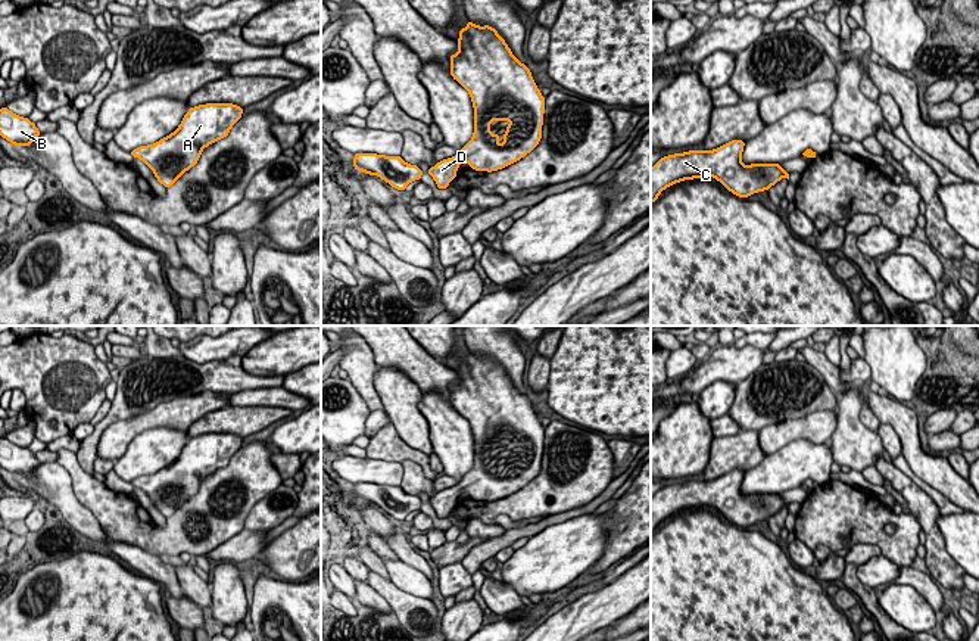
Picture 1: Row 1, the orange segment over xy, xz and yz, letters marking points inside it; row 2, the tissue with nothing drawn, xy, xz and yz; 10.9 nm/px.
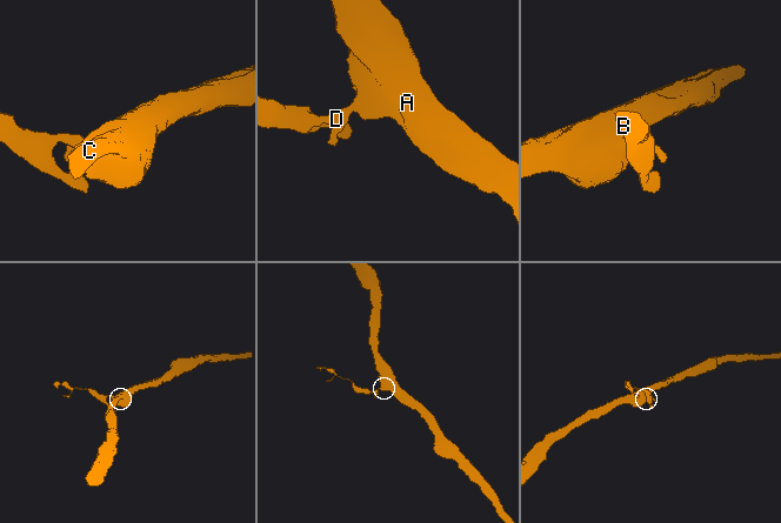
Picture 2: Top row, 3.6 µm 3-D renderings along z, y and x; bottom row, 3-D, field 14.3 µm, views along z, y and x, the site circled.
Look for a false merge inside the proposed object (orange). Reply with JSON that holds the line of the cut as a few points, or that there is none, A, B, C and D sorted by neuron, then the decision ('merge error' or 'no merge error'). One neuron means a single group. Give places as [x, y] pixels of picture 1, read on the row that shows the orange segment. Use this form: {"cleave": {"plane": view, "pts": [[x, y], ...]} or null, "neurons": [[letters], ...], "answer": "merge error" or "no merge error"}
{"cleave": null, "neurons": [["A", "B", "C", "D"]], "answer": "no merge error"}

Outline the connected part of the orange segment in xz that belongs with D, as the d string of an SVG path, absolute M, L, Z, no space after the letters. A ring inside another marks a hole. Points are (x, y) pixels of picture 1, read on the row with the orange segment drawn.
M468 21L456 40L459 52L450 55L450 75L471 96L474 108L473 139L458 155L437 162L428 168L439 189L446 189L456 177L459 164L464 161L476 171L498 171L530 153L542 139L545 97L537 88L530 69L515 59L505 40L489 25L478 27ZM492 121L509 121L499 144L499 134L490 133Z

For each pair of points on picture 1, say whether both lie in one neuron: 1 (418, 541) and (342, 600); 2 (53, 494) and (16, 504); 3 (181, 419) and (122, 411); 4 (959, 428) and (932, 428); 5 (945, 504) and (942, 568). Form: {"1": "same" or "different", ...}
{"1": "different", "2": "different", "3": "different", "4": "same", "5": "different"}

